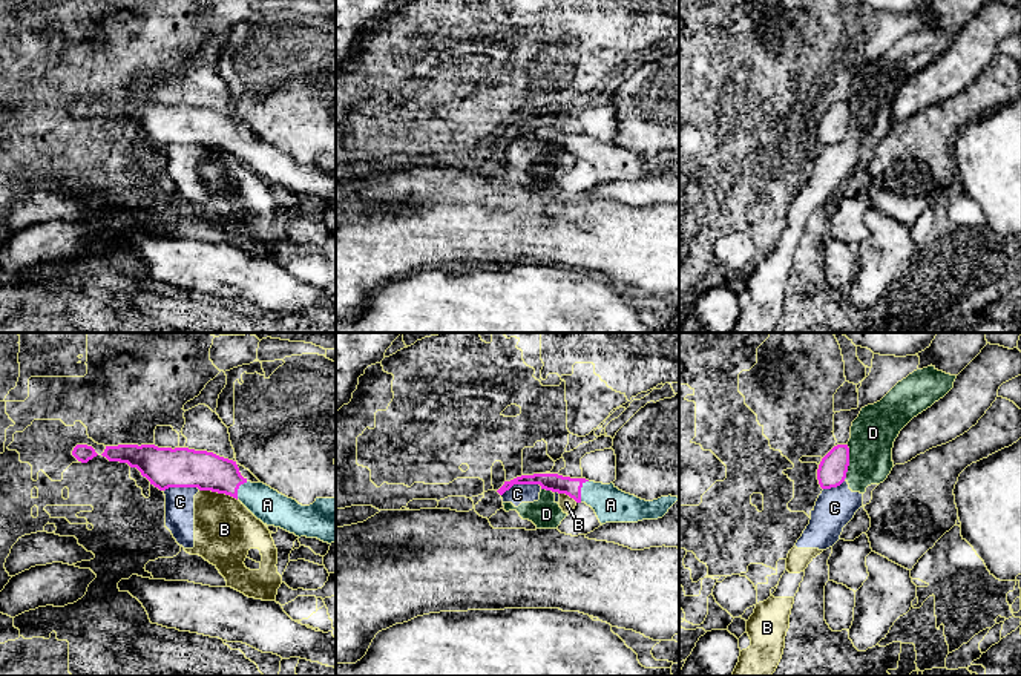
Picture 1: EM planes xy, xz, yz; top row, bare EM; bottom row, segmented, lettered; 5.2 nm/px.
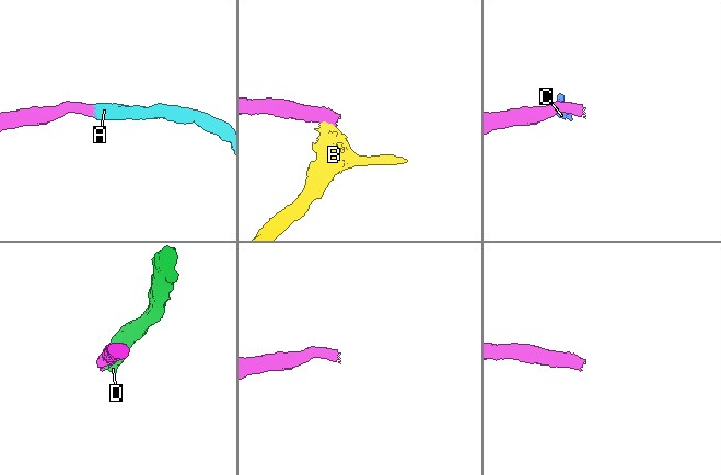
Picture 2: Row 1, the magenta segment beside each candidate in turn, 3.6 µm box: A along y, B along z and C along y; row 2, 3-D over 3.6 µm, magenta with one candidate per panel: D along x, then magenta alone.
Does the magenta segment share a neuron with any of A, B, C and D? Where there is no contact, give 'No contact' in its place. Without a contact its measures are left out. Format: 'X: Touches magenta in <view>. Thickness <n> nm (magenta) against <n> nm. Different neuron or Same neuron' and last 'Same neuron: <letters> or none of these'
A: Touches magenta in xz. Thickness 100 nm (magenta) against 190 nm. Same neuron
B: Touches magenta in xy. Thickness 200 nm (magenta) against 320 nm. Different neuron
C: Touches magenta in xz. Thickness 100 nm (magenta) against 100 nm. Different neuron
D: Touches magenta in yz. Thickness 150 nm (magenta) against 240 nm. Different neuron
Same neuron: A

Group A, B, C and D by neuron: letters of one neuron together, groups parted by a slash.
A / B C D

